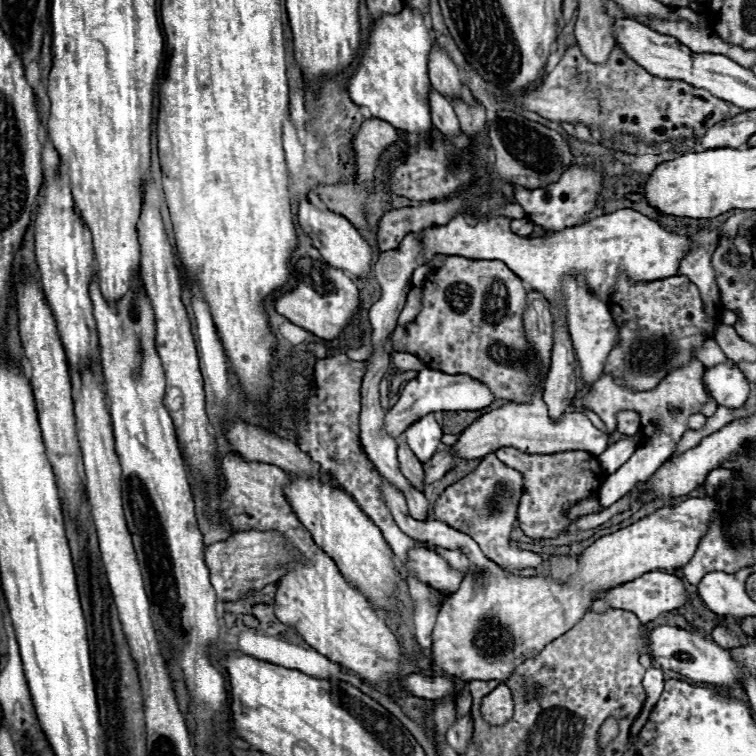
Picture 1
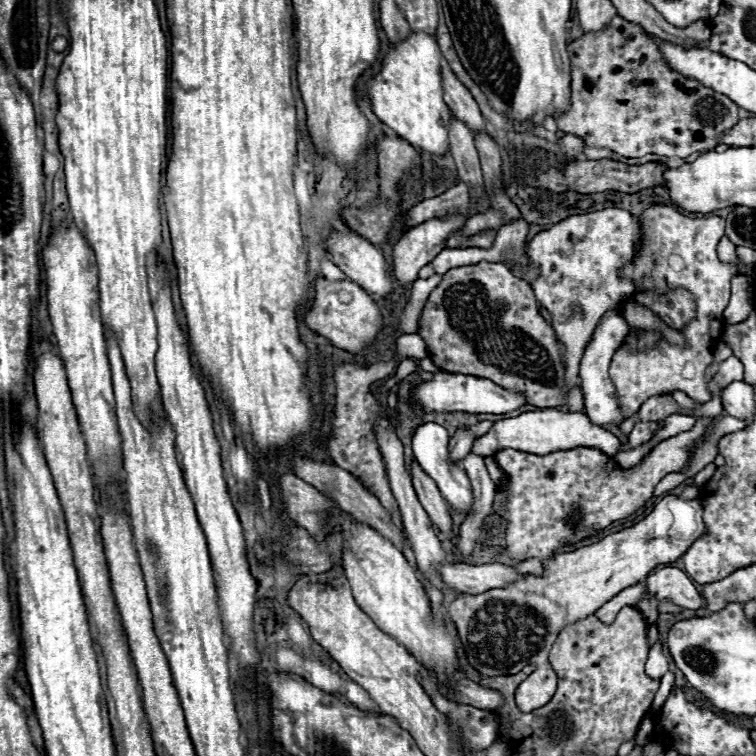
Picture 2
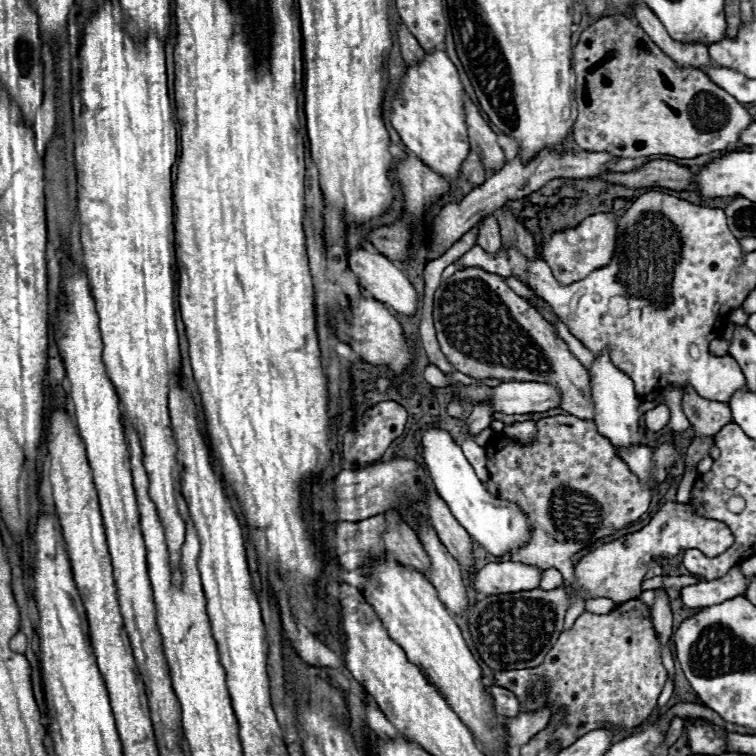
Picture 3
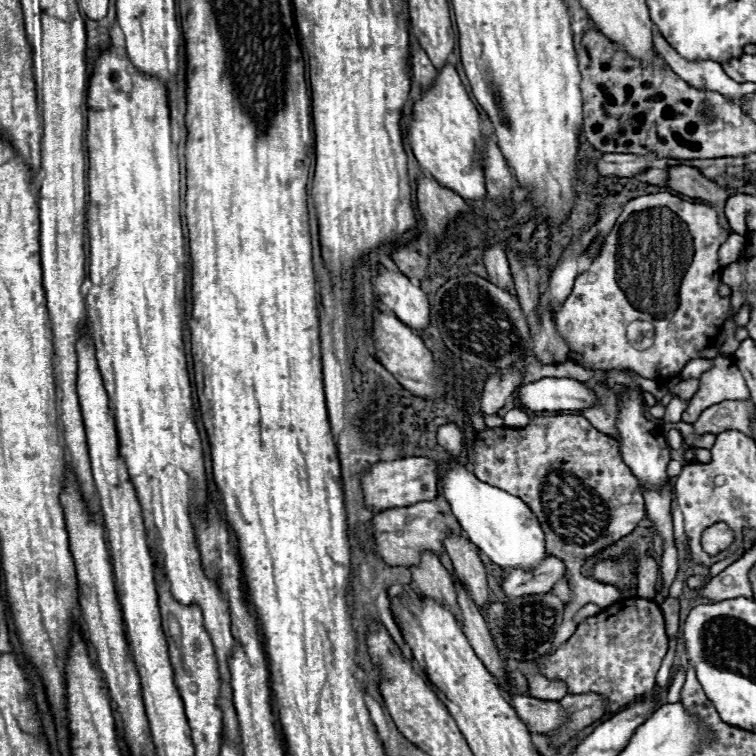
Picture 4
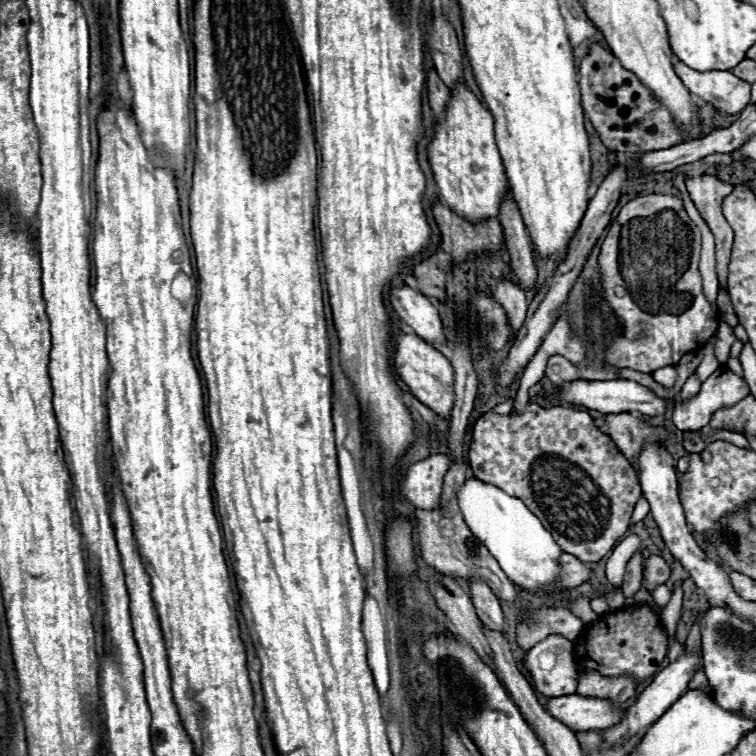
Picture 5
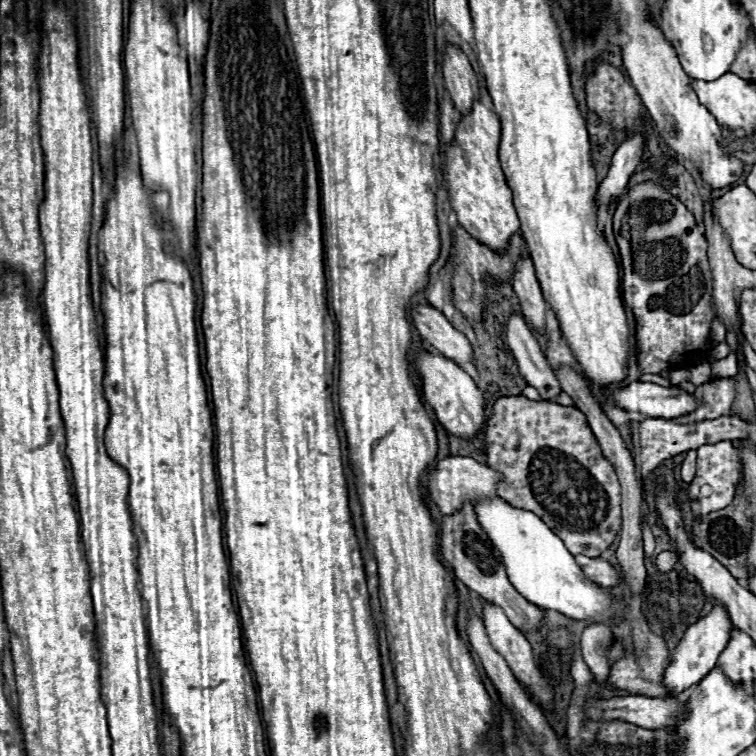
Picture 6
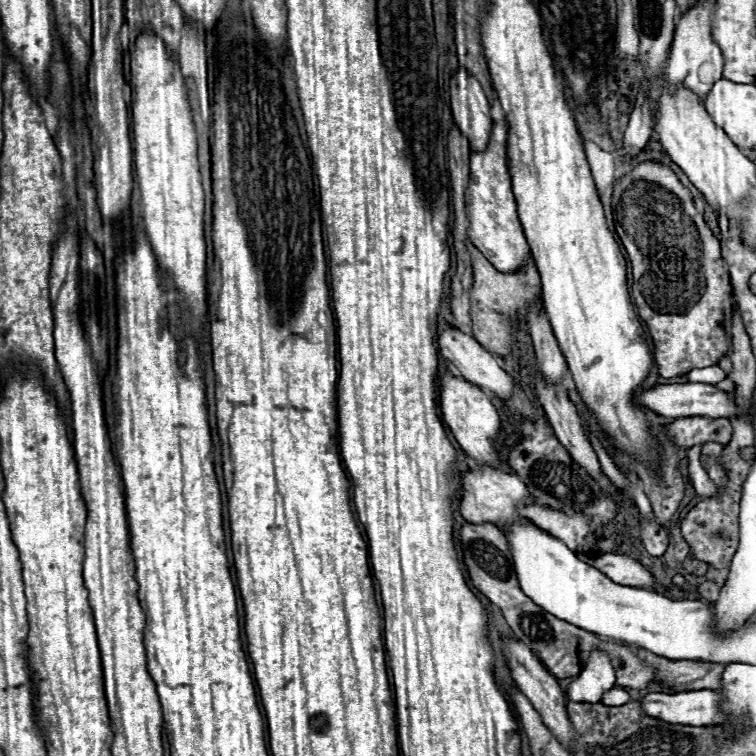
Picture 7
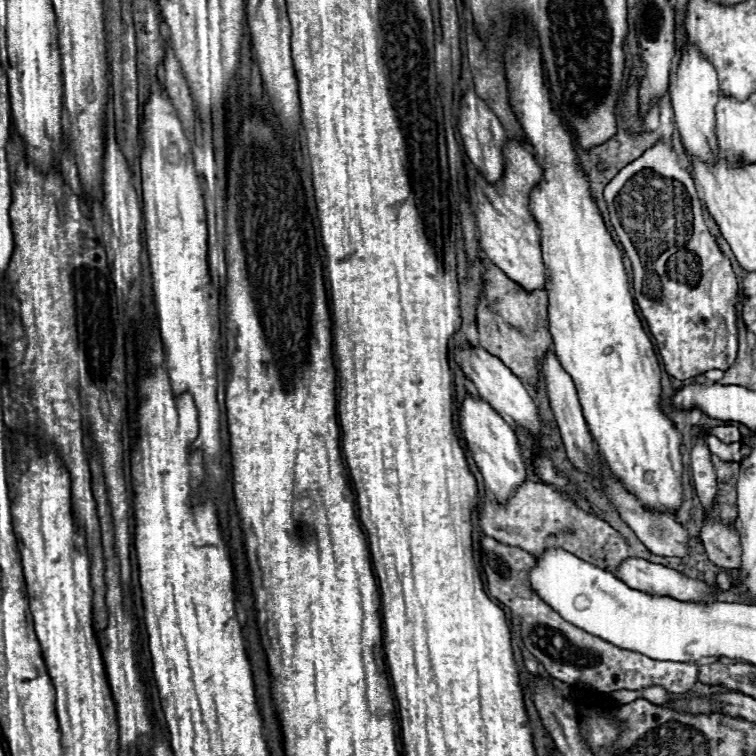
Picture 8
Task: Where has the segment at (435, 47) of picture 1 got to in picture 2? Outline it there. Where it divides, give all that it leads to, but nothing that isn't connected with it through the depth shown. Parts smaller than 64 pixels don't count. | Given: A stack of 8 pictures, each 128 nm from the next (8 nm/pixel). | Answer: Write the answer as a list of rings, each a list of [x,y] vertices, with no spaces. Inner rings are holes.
[[[446,62],[442,64],[442,90],[444,90],[444,102],[450,106],[450,110],[458,120],[462,120],[470,130],[486,132],[486,124],[478,104],[474,102],[472,94],[456,78],[456,74],[450,70]]]

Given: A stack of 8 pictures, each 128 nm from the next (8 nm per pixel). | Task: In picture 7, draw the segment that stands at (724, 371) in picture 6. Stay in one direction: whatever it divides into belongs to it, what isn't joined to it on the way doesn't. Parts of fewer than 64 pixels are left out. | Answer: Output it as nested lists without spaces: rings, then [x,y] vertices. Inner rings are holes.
[[[708,366],[708,368],[696,368],[684,374],[686,382],[704,382],[704,384],[716,384],[726,378],[726,372],[720,366]]]

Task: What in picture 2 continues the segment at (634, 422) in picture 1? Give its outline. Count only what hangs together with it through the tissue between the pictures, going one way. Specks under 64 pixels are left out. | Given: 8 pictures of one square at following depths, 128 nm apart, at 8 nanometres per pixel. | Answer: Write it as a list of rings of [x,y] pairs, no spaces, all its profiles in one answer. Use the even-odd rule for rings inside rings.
[[[672,394],[653,396],[640,406],[640,410],[638,410],[634,422],[652,422],[652,420],[660,420],[660,418],[666,418],[668,414],[674,414],[676,408],[678,408],[678,404],[673,399]]]

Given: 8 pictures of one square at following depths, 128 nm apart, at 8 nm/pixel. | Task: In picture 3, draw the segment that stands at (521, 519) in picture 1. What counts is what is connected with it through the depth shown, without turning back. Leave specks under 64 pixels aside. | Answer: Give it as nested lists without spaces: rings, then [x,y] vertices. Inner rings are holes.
[[[562,414],[538,420],[538,436],[534,444],[522,446],[490,440],[486,444],[486,456],[490,472],[488,492],[500,500],[516,502],[532,528],[530,540],[512,550],[510,560],[542,570],[556,568],[570,584],[574,580],[572,554],[638,520],[648,510],[656,486],[666,480],[670,468],[678,462],[680,448],[674,442],[658,444],[652,450],[652,484],[644,484],[630,472],[626,462],[614,454],[610,440],[598,434],[592,420]],[[560,490],[580,494],[556,494]]]

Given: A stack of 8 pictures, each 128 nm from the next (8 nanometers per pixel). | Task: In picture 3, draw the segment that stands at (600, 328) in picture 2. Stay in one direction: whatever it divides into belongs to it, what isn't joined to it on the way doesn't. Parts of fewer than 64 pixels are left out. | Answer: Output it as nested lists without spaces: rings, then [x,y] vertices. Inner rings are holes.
[[[610,348],[602,350],[592,366],[588,368],[590,372],[590,390],[592,390],[592,402],[594,402],[594,424],[598,428],[598,432],[602,436],[606,436],[612,444],[616,446],[628,446],[628,444],[638,444],[638,446],[650,446],[654,448],[656,442],[650,440],[646,436],[646,432],[640,430],[638,426],[638,420],[640,420],[640,412],[638,412],[638,406],[640,406],[640,398],[636,398],[636,392],[634,392],[634,384],[632,380],[620,372],[612,362],[610,362]]]

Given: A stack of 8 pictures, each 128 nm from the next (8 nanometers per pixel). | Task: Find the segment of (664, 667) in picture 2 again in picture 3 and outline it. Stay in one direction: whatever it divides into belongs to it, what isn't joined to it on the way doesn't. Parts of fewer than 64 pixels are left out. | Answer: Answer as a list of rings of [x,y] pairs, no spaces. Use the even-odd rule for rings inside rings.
[[[658,588],[658,590],[660,590],[660,594],[656,596],[656,602],[654,602],[650,614],[652,614],[652,624],[658,634],[660,650],[662,650],[672,636],[672,612],[670,612],[670,604],[668,604],[664,588]]]

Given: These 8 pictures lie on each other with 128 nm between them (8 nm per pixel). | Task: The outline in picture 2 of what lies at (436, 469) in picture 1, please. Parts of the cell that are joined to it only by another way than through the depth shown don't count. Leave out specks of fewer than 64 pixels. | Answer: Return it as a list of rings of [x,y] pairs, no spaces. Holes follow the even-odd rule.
[[[458,430],[452,438],[450,438],[450,444],[448,444],[448,454],[450,454],[450,460],[460,464],[472,450],[472,444],[474,444],[474,434],[468,432],[468,430]]]

